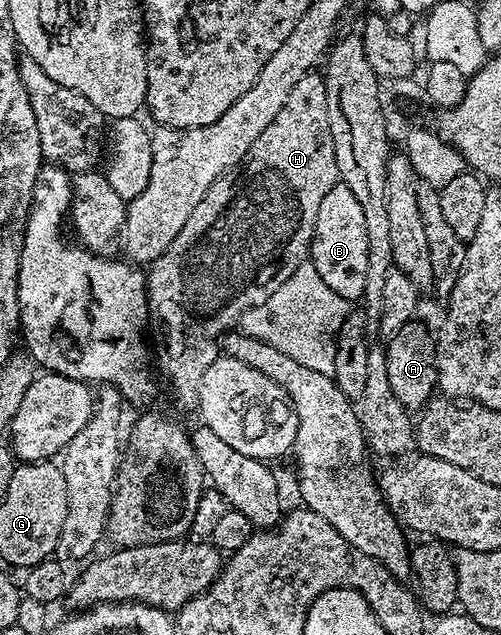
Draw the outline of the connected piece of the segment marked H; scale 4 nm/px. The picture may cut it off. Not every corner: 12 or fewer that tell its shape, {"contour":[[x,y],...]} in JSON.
{"contour":[[326,81],[145,272],[156,367],[197,400],[219,340],[307,262],[339,181]]}

